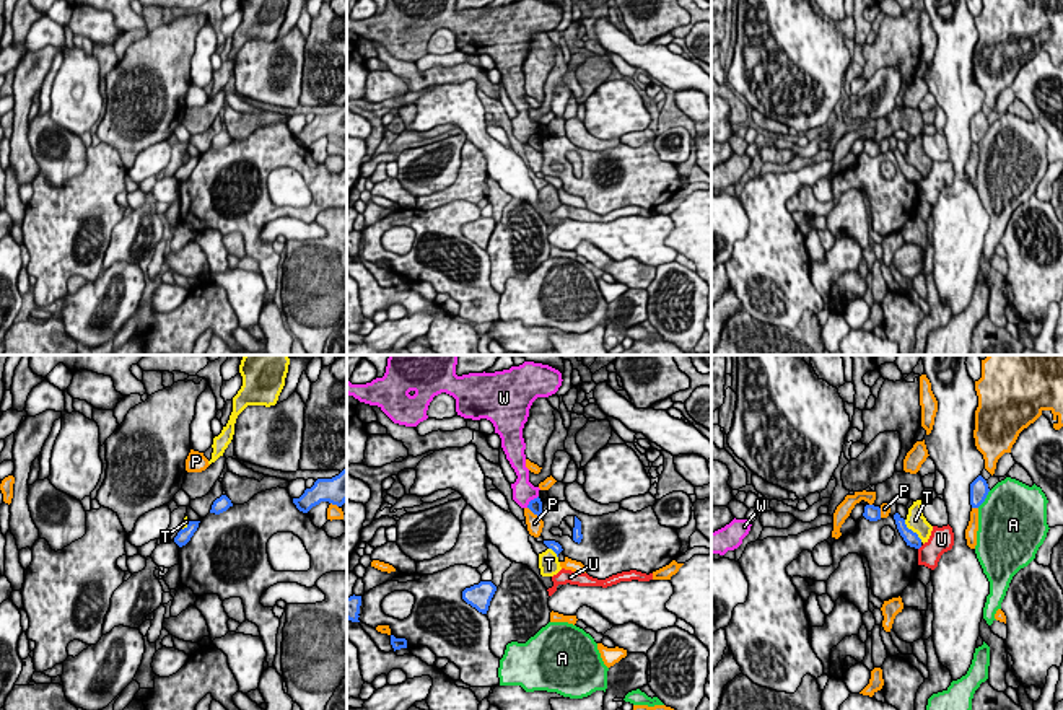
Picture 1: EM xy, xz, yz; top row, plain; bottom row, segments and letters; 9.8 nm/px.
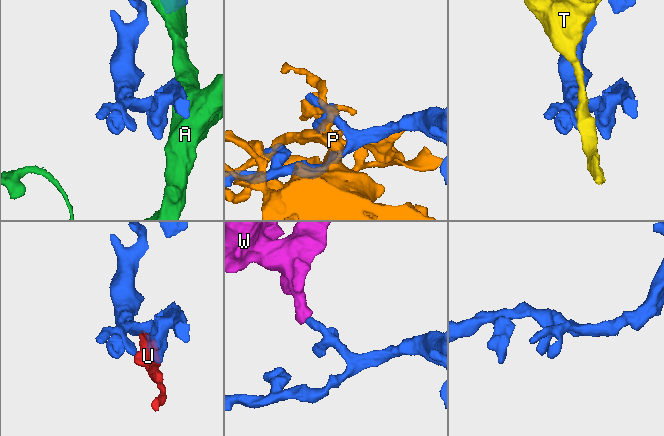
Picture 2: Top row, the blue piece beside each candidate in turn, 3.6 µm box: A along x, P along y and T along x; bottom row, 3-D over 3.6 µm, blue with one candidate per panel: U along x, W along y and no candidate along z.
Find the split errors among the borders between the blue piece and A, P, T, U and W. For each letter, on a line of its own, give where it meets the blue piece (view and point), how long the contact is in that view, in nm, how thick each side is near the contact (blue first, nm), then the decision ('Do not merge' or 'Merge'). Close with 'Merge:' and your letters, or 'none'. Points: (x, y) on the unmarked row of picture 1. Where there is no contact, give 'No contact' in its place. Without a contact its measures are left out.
A: Touches blue at yz (985, 132). Shared border 220 nm. Thickness 190 nm (blue) against 480 nm. Do not merge
P: Touches blue at xz (534, 149). Shared border 190 nm. Thickness 130 nm (blue) against 160 nm. Do not merge
T: Touches blue at yz (910, 165). Shared border 280 nm. Thickness 140 nm (blue) against 190 nm. Do not merge
U: No contact. Do not merge
W: Touches blue at xz (531, 135). Shared border 170 nm. Thickness 130 nm (blue) against 220 nm. Do not merge
Merge: none

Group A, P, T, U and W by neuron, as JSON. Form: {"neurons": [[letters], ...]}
{"neurons": [["A"], ["P"], ["T"], ["U"], ["W"]]}

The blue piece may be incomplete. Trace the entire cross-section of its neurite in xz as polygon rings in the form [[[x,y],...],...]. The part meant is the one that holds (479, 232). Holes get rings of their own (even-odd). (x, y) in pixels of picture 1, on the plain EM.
[[[480,217],[479,220],[464,225],[462,234],[479,248],[487,249],[495,226],[497,221],[492,217]]]

